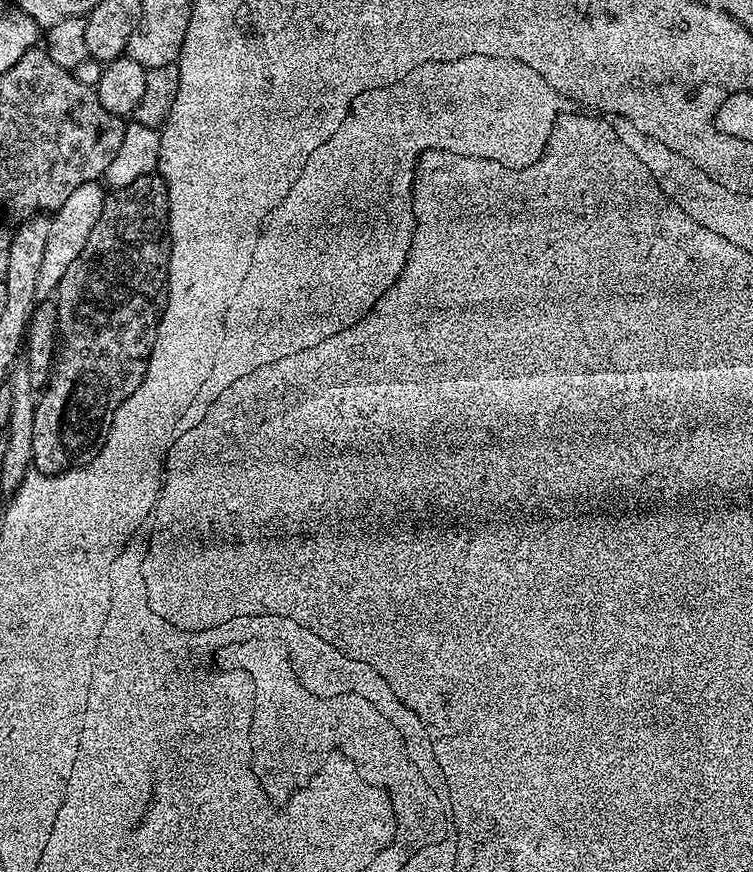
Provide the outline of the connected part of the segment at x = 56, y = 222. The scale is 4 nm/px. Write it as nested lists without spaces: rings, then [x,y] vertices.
[[[91,180],[78,186],[78,190],[74,190],[74,194],[70,194],[70,198],[66,198],[66,202],[62,202],[62,206],[51,213],[50,234],[46,241],[46,251],[42,254],[42,267],[38,270],[38,284],[34,286],[37,301],[49,299],[61,287],[66,270],[86,248],[86,242],[102,215],[105,197],[105,185]]]

